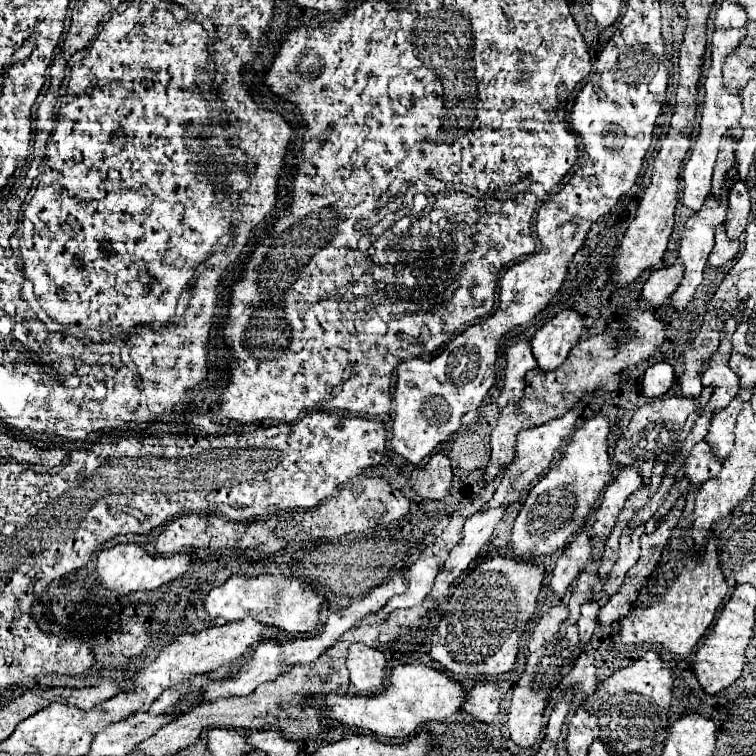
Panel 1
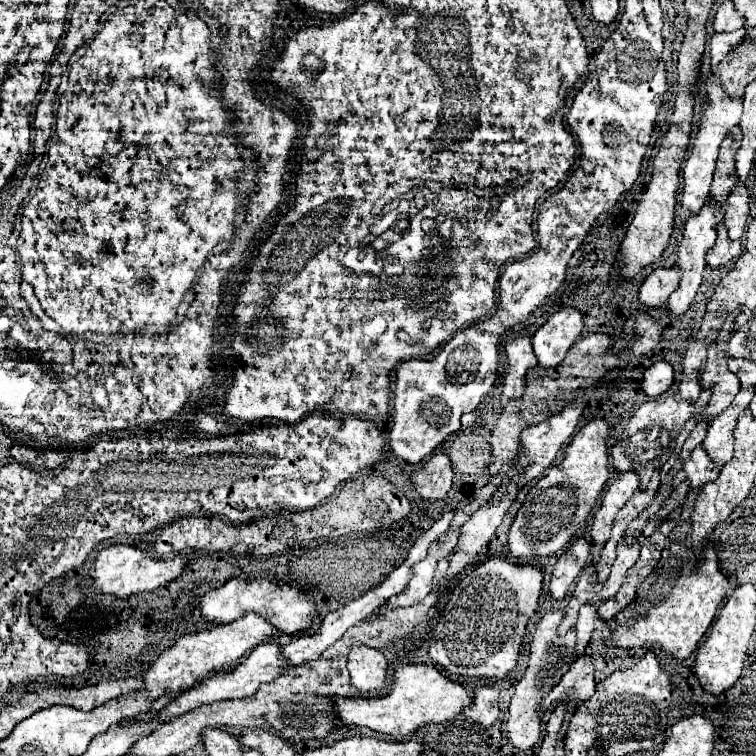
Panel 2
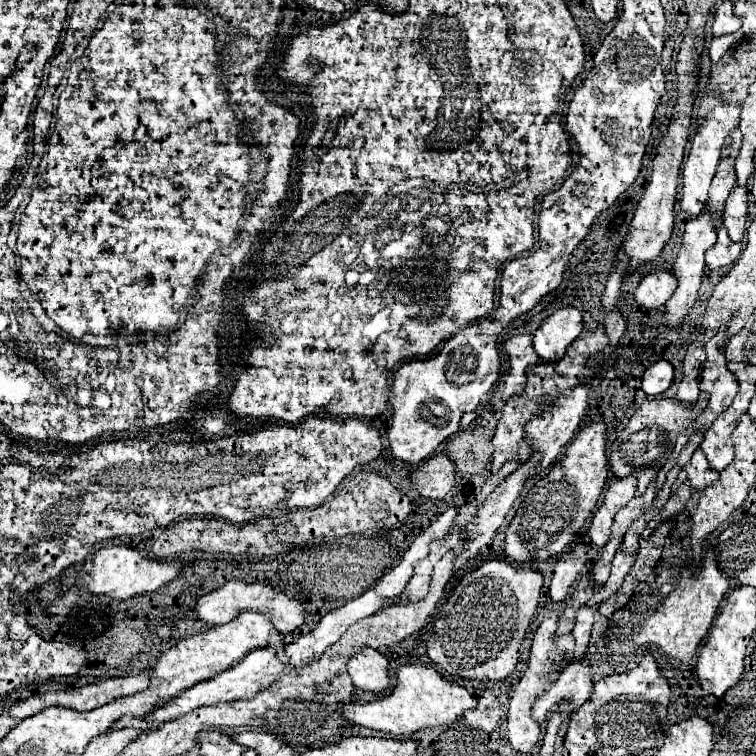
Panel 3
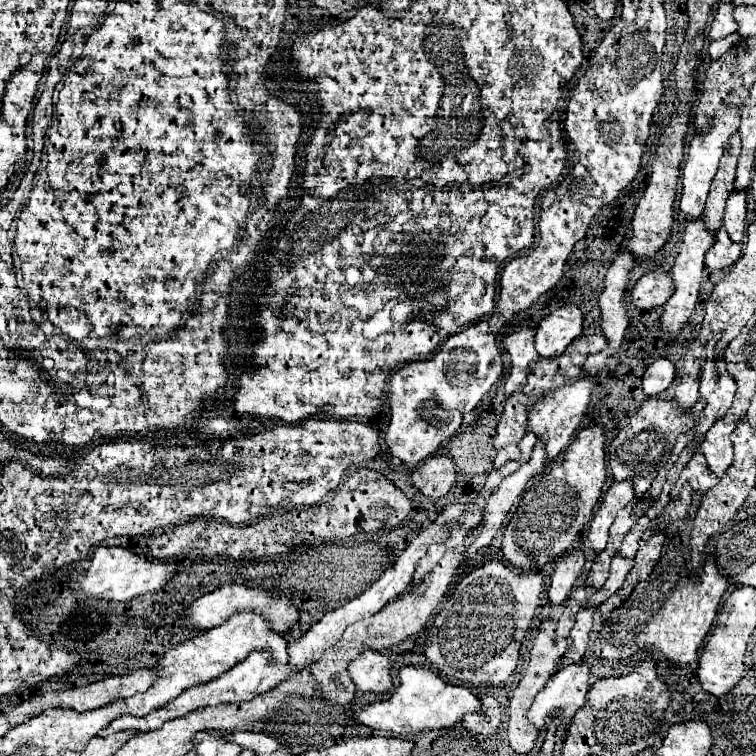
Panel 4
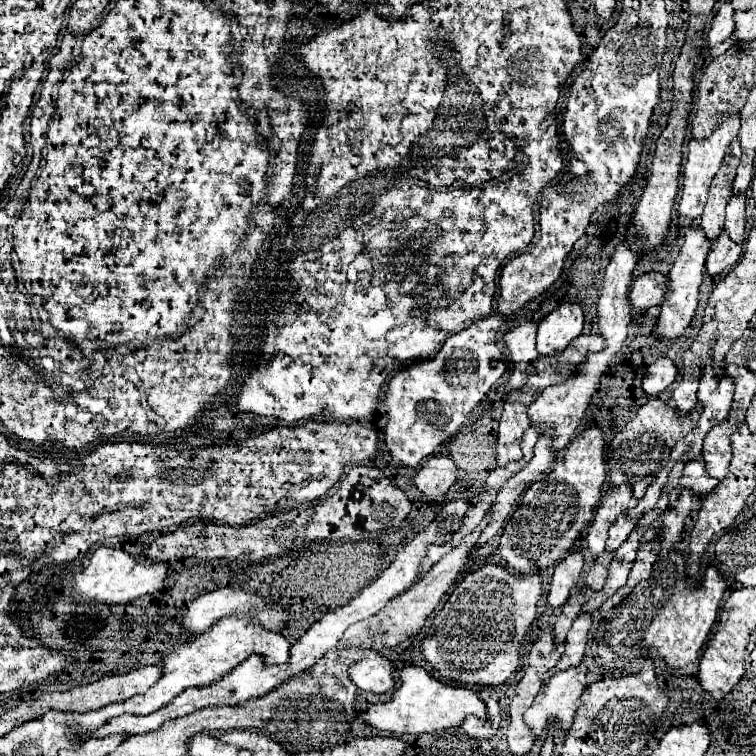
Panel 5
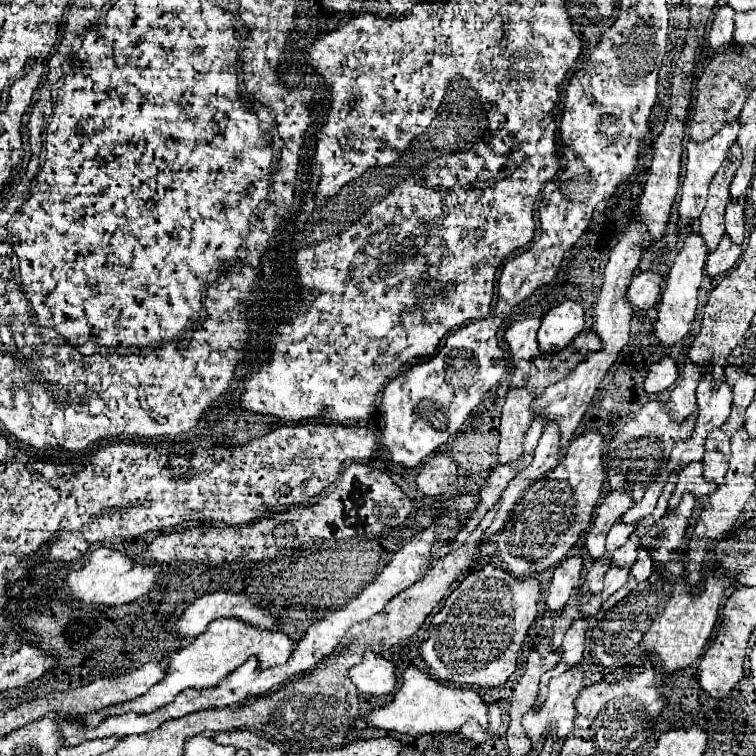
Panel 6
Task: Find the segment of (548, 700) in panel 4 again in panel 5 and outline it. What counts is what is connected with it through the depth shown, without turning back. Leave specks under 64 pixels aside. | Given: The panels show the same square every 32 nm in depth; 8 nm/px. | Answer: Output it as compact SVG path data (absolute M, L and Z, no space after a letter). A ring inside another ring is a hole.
M572 666L548 680L546 688L536 696L532 708L524 714L524 722L538 738L548 726L558 726L566 734L572 726L580 694L586 688L586 668Z

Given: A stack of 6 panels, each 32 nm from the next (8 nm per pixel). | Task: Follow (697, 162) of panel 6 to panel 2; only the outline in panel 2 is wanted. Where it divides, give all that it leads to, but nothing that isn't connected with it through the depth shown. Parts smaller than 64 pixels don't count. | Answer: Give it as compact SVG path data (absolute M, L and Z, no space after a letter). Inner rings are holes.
M712 72L712 76L706 82L708 88L708 98L710 98L710 106L706 108L706 114L702 116L702 124L700 130L696 134L694 146L692 146L692 156L686 160L684 164L684 190L682 190L682 208L690 210L692 214L698 214L700 208L706 204L708 200L708 192L710 192L710 184L712 184L712 174L716 168L716 158L718 158L718 148L720 142L724 140L724 136L730 132L730 128L738 126L740 122L740 114L742 114L742 102L740 100L730 100L716 78L716 72Z

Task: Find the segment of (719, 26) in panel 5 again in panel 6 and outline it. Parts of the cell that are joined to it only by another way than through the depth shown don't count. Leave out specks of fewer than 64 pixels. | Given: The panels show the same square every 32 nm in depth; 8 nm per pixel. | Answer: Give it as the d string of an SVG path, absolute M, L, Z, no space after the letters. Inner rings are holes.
M724 4L718 8L716 18L712 22L712 30L710 30L710 56L716 54L716 50L726 48L732 42L732 34L734 34L734 10Z

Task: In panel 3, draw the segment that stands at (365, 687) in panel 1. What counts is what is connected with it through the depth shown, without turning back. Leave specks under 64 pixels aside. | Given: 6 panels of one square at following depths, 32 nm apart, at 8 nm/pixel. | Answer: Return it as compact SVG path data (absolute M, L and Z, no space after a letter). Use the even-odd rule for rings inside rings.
M370 647L357 651L348 661L347 670L358 690L382 692L390 686L386 656Z

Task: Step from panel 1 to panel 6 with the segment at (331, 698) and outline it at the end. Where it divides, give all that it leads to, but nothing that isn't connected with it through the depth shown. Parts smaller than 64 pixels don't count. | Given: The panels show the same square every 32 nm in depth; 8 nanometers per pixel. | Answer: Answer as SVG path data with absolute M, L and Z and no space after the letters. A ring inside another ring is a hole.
M408 668L402 674L402 686L394 700L384 708L372 710L368 714L368 722L376 728L396 730L410 736L422 736L430 732L454 732L460 730L466 722L478 720L482 728L488 726L488 704L480 698L474 690L460 690L460 688L446 688L432 680L428 674L420 672L418 668Z

